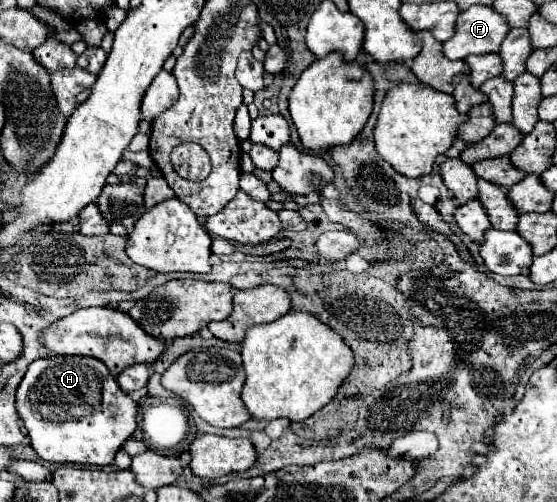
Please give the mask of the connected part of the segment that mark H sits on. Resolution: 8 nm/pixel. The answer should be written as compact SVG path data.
M81 355L33 361L17 387L17 413L27 427L31 447L43 461L49 463L83 463L101 467L111 465L115 453L137 429L137 403L121 391L115 377L99 359Z

